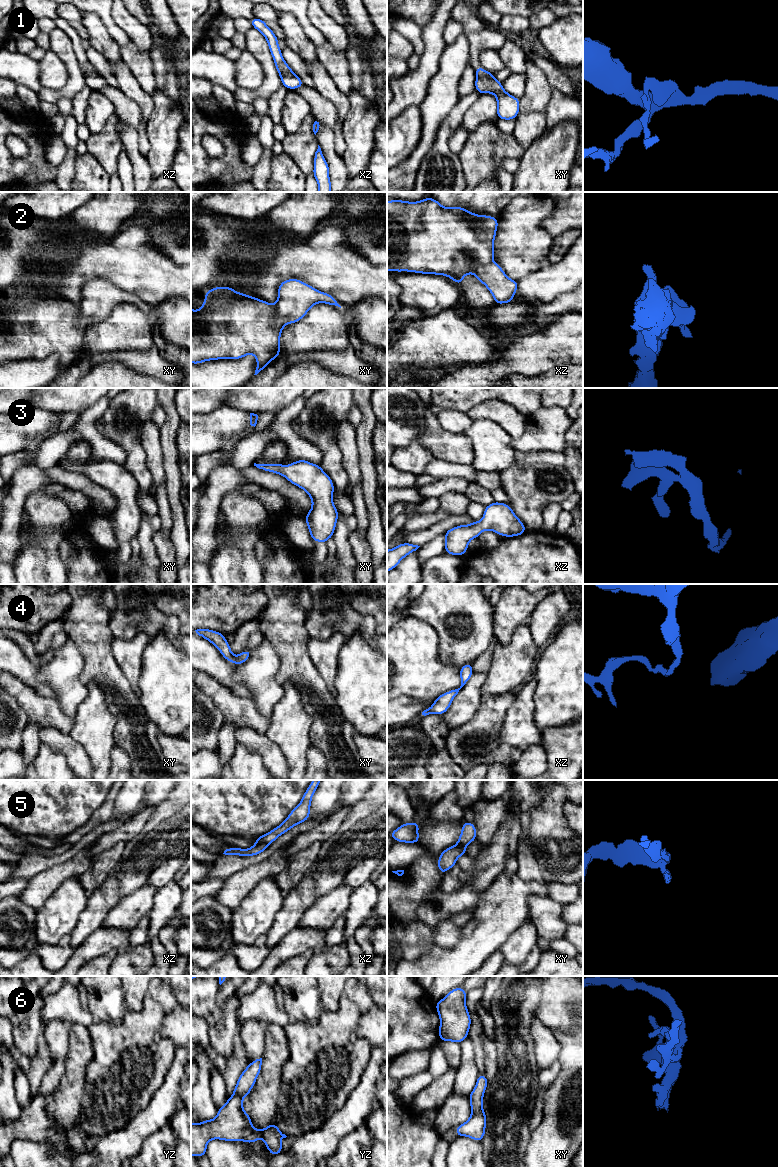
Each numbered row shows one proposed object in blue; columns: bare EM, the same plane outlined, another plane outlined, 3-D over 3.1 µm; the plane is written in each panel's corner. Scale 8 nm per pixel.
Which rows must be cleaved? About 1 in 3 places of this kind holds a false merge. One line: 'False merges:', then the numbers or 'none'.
False merges: 2, 5

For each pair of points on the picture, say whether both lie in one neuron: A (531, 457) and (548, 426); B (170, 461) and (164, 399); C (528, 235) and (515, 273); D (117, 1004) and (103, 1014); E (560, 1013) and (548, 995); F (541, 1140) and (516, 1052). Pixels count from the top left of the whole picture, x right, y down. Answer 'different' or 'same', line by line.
A: different
B: same
C: same
D: same
E: same
F: different

